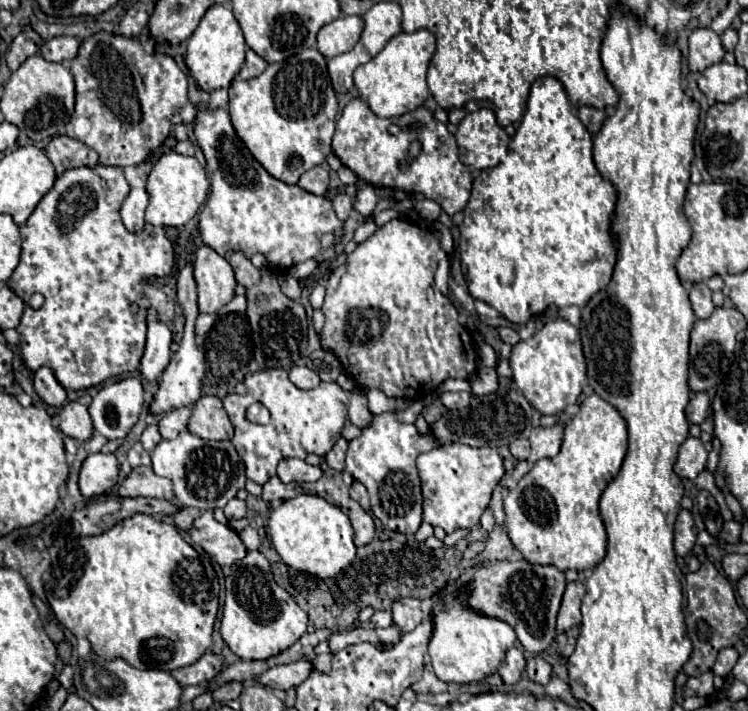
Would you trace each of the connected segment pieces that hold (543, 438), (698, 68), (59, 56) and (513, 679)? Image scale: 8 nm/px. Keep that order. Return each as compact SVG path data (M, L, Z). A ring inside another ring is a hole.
M553 424L549 428L533 428L529 442L531 442L531 456L527 458L529 464L535 464L541 458L551 458L559 452L563 440L563 426Z
M697 28L689 36L689 68L691 72L703 72L707 66L723 60L725 48L721 38L709 28Z
M55 36L51 40L45 40L39 48L39 54L49 62L61 62L65 64L79 52L79 40L73 36Z
M509 648L505 660L499 664L497 674L503 678L505 684L517 684L525 672L525 656L517 648Z

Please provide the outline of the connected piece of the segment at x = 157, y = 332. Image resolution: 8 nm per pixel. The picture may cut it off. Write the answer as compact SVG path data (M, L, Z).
M157 310L147 312L147 344L141 358L141 374L147 380L157 380L171 358L171 328L159 318Z

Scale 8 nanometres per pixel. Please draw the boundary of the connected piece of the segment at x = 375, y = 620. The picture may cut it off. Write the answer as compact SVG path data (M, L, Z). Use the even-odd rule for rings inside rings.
M375 612L373 618L371 618L371 622L367 626L369 628L373 628L373 626L379 626L379 628L391 626L391 612Z

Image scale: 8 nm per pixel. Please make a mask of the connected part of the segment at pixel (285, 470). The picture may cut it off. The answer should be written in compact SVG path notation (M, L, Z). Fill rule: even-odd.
M285 458L277 466L277 476L281 482L317 482L321 478L319 466L309 466L301 458Z

